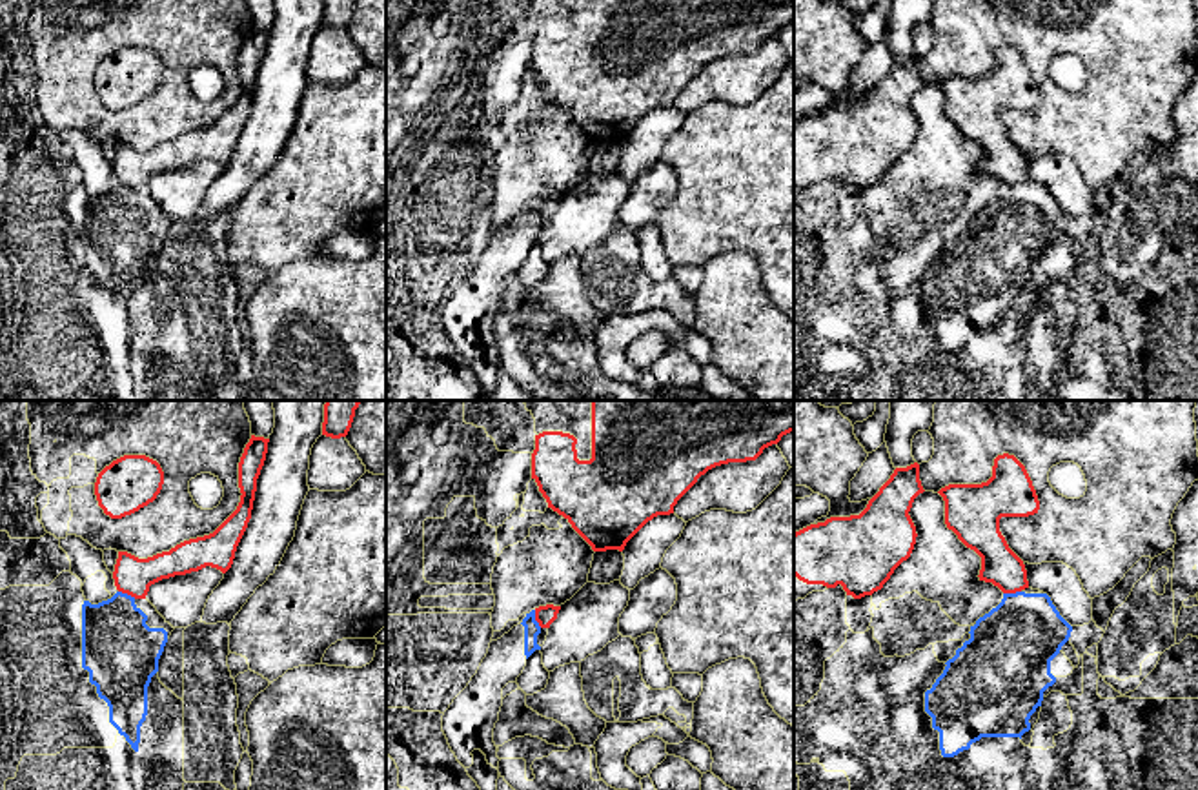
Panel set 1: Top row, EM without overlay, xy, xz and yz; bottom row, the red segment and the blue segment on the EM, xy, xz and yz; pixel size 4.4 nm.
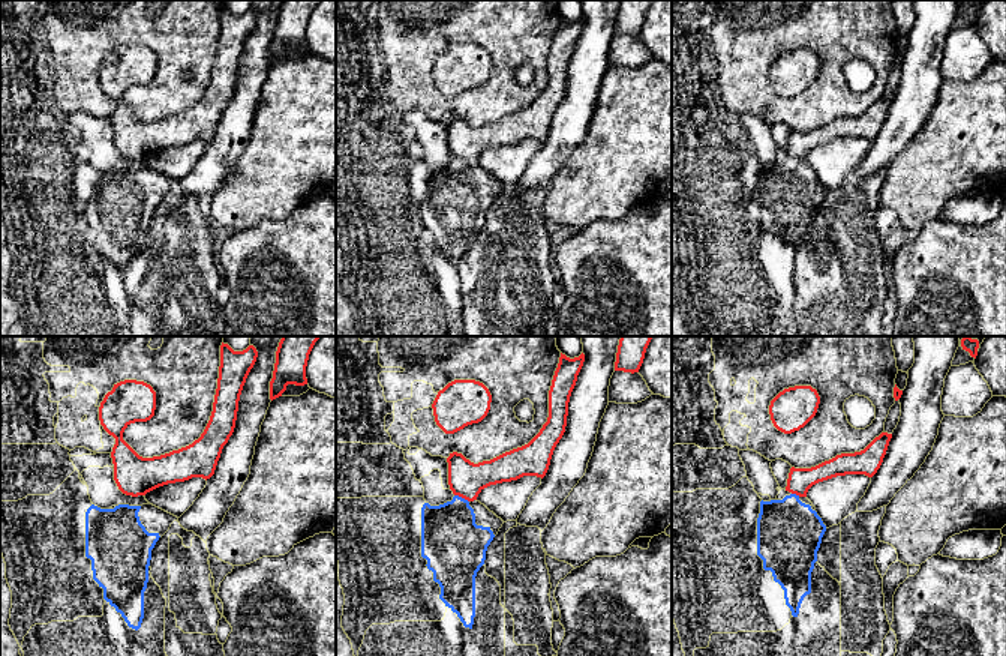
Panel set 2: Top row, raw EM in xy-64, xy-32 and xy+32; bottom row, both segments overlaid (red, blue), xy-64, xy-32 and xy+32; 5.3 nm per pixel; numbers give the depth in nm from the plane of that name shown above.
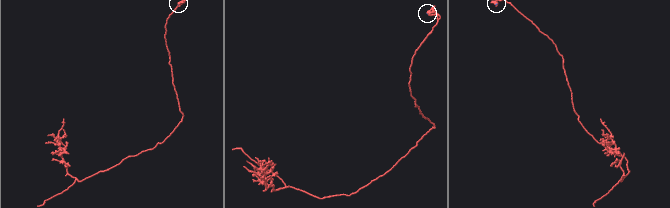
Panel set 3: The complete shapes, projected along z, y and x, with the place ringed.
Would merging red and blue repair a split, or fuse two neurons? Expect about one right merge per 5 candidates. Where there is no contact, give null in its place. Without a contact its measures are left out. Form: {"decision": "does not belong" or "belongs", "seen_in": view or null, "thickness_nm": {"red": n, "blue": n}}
{"decision": "does not belong", "seen_in": "xz", "thickness_nm": {"red": 90, "blue": 70}}

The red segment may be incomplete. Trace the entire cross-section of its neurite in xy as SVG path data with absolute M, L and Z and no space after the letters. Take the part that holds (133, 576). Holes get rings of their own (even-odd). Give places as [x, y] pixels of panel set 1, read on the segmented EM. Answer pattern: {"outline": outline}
{"outline": "M251 435L239 462L240 502L237 510L209 535L184 541L169 552L138 559L118 552L113 579L118 592L146 599L149 586L175 575L198 572L206 566L226 573L251 519L257 479L266 461L269 439Z"}

